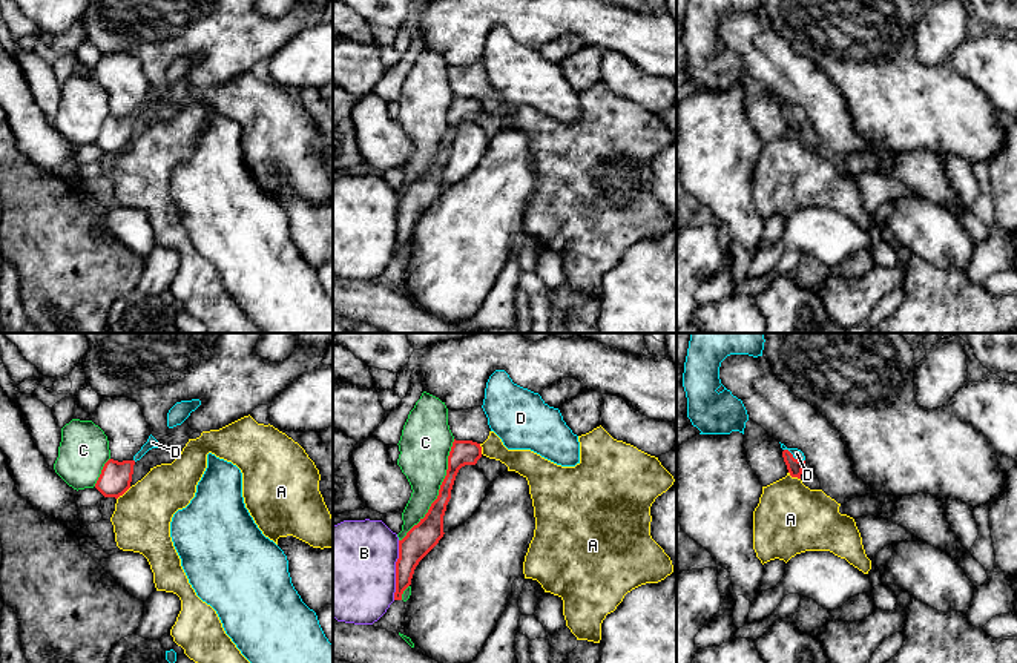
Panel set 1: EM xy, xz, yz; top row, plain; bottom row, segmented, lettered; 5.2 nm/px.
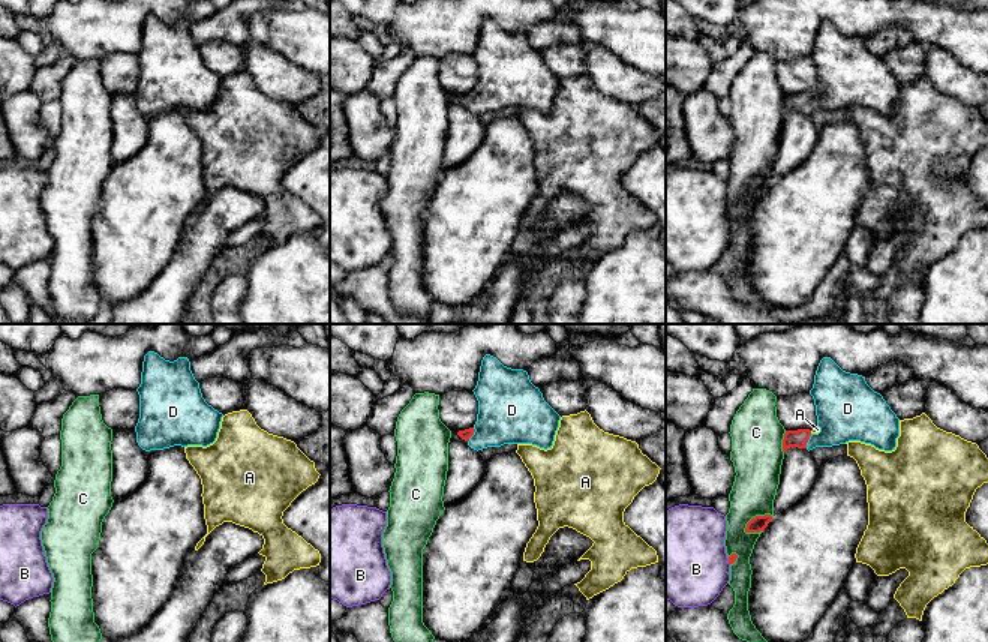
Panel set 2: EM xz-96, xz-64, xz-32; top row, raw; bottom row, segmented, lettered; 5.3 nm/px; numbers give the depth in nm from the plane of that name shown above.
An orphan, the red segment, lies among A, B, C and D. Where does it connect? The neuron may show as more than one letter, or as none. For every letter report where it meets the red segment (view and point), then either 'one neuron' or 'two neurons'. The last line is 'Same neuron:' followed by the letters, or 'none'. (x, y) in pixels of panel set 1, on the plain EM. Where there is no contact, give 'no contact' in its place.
A: xy (123, 149) | two neurons
B: xz (396, 226) | two neurons
C: xz (439, 146) | two neurons
D: yz (793, 114) | one neuron
Same neuron: D

